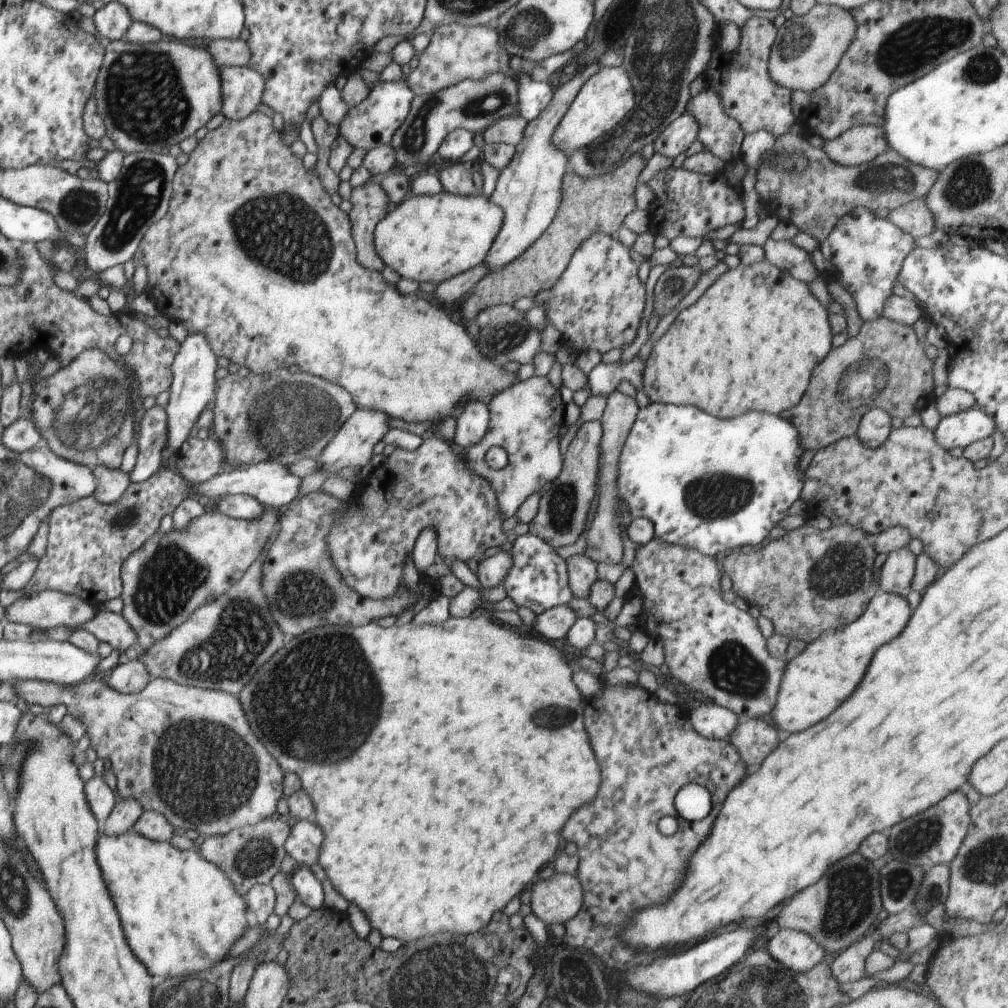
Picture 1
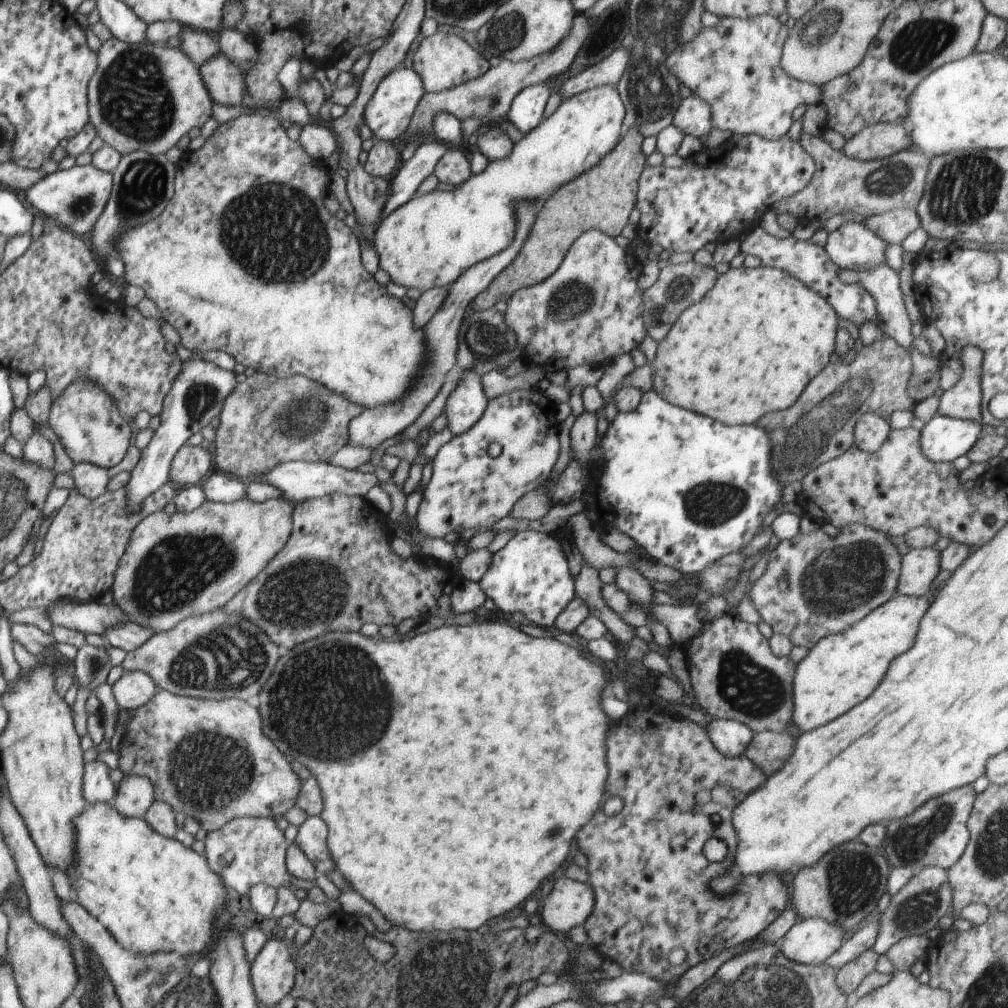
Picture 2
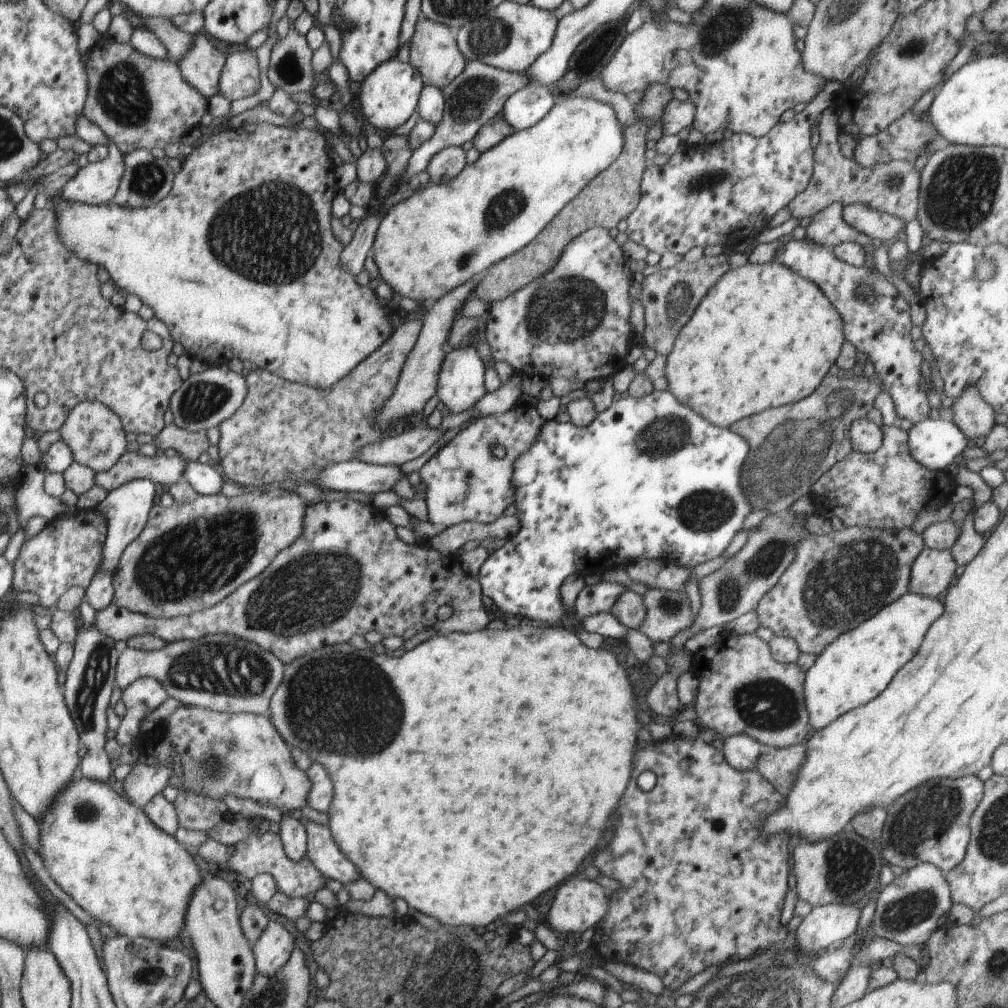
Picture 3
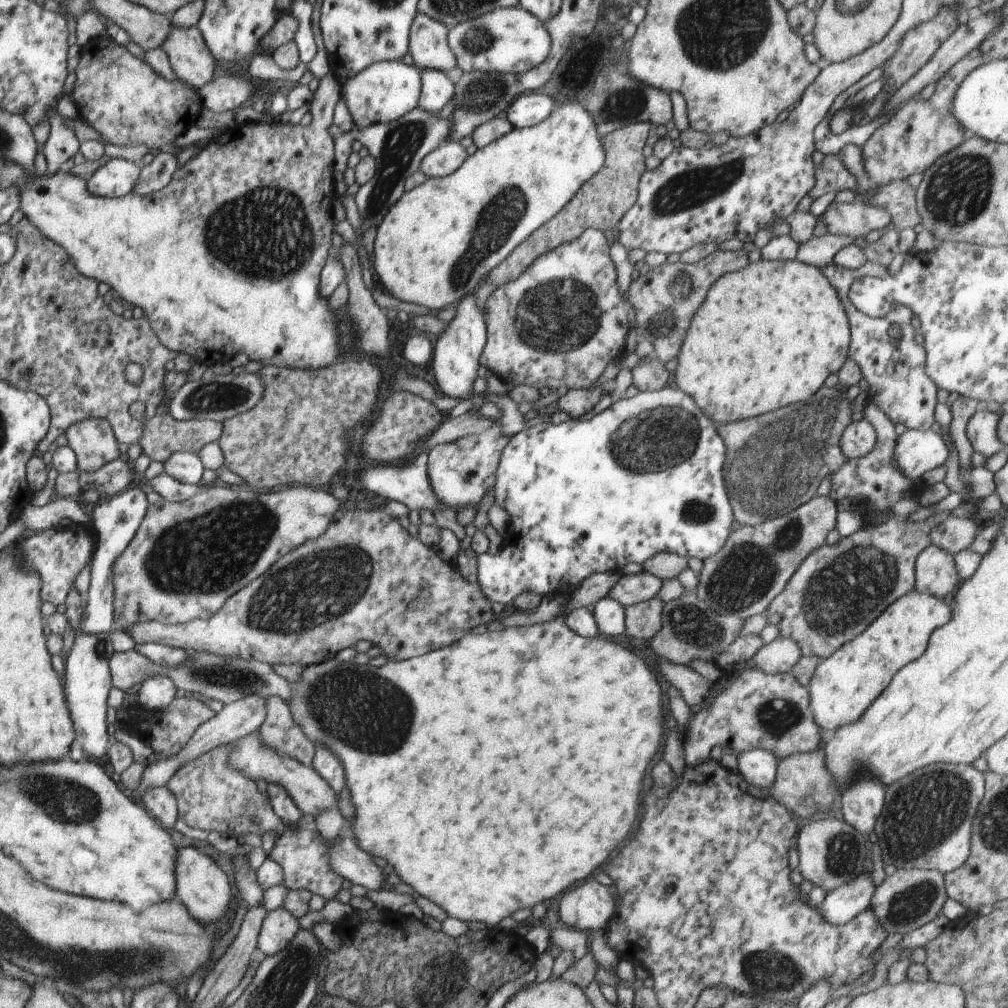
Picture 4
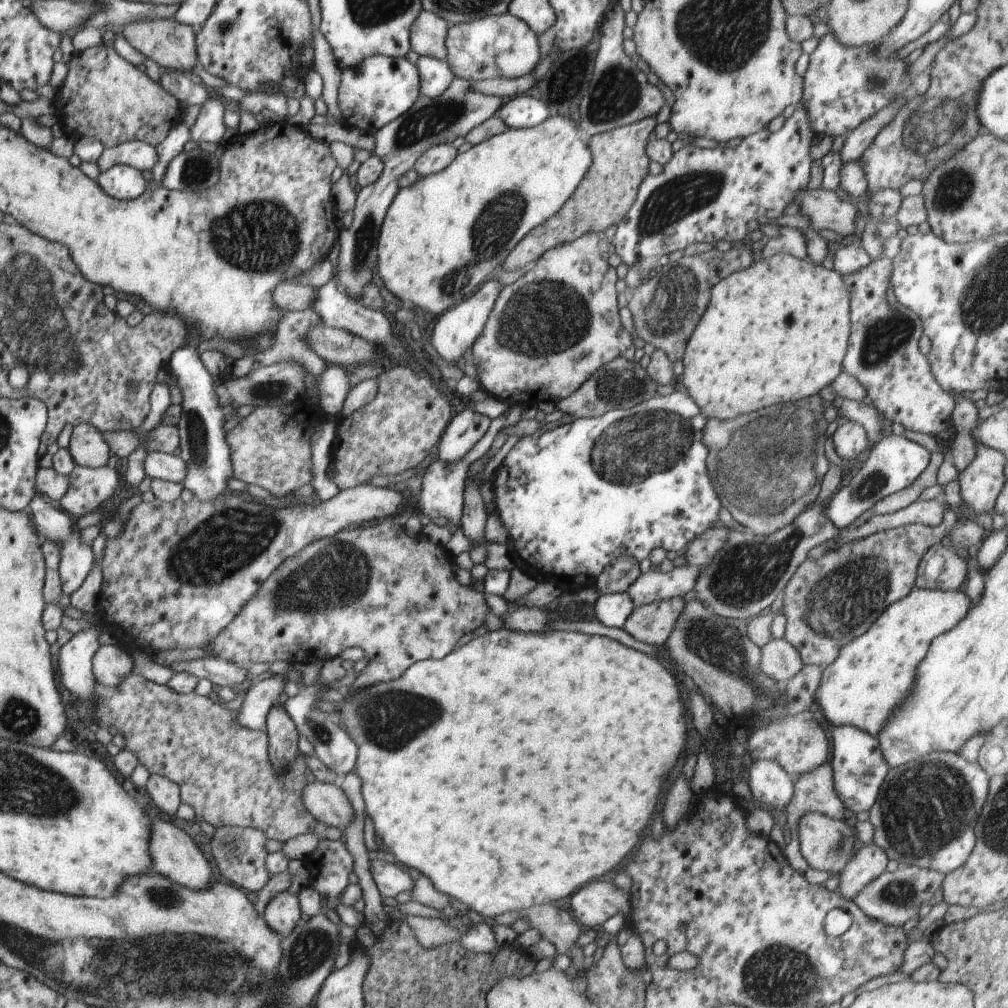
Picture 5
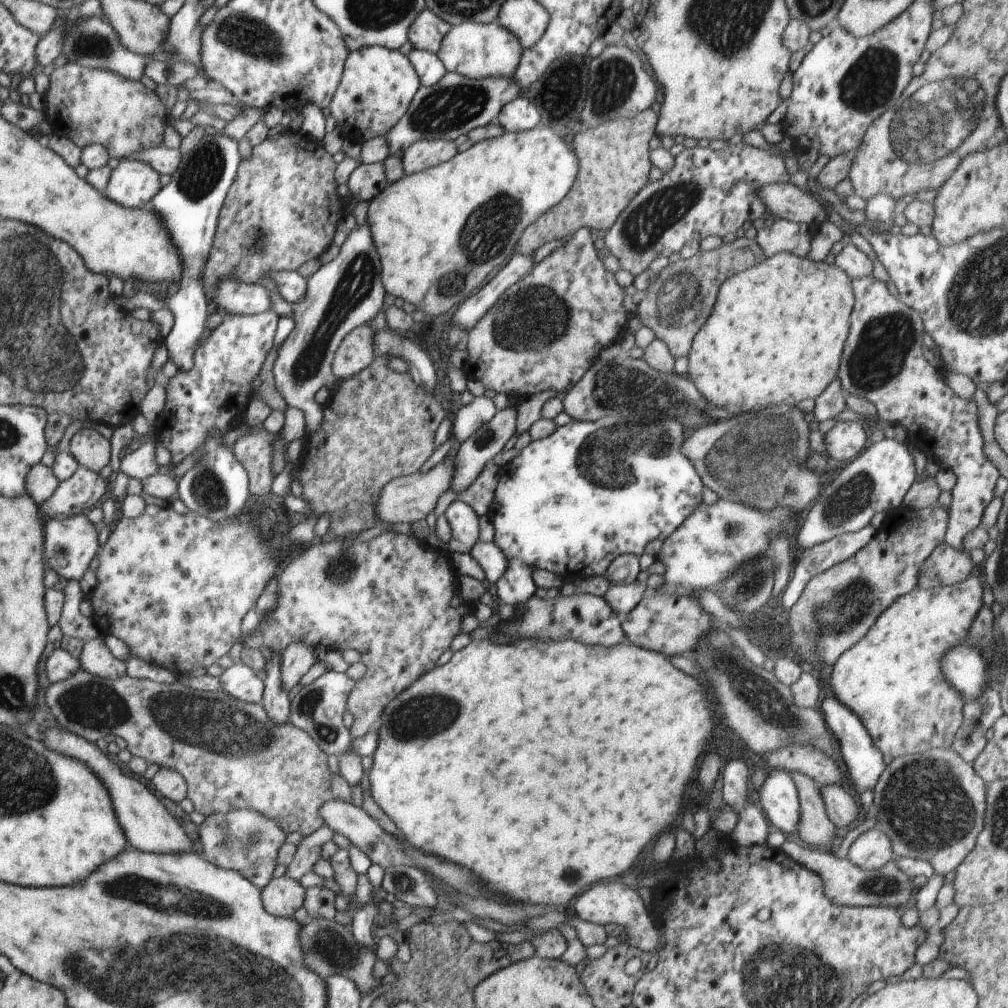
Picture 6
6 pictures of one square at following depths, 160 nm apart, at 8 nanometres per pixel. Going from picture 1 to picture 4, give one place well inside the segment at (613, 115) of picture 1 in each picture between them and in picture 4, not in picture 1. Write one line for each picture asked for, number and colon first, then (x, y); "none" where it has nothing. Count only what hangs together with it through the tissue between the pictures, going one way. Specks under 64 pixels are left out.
2: (431, 240)
3: (432, 242)
4: (439, 241)

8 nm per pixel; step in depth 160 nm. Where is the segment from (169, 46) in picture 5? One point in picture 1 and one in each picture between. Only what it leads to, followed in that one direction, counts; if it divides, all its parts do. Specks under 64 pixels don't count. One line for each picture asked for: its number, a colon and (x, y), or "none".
1: (242, 88)
2: (226, 83)
3: (201, 66)
4: (192, 62)

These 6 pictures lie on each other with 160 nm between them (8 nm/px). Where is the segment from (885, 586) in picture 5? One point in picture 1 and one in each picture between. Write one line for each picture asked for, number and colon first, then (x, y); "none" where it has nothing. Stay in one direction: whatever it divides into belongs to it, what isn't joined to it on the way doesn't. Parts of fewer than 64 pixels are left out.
1: (810, 580)
2: (813, 586)
3: (826, 592)
4: (837, 591)

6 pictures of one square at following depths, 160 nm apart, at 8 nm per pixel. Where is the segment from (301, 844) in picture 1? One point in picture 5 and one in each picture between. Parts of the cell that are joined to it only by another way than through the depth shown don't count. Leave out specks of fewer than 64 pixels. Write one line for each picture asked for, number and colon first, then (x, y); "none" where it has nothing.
2: (311, 838)
3: (325, 854)
4: (347, 859)
5: (390, 879)

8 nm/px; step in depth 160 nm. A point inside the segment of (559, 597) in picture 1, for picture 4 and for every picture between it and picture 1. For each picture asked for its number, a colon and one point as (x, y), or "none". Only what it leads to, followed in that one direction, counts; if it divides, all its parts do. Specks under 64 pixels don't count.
2: (531, 575)
3: (649, 478)
4: (673, 497)

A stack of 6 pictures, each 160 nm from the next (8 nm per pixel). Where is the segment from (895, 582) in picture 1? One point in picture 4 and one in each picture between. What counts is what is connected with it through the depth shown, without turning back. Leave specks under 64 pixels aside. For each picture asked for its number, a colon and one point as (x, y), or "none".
2: (919, 568)
3: (932, 572)
4: (935, 571)

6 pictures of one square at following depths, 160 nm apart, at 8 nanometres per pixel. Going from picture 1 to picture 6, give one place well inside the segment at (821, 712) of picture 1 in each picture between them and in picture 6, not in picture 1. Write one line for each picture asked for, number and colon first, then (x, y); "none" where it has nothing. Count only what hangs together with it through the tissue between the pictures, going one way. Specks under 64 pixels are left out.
2: (841, 670)
3: (853, 669)
4: (845, 684)
5: (872, 674)
6: (891, 678)

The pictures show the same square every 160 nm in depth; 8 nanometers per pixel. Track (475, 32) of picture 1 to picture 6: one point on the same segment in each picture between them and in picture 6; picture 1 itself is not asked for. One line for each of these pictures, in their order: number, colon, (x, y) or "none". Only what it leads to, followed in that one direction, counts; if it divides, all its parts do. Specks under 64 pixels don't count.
2: (443, 61)
3: (434, 52)
4: (428, 46)
5: (428, 32)
6: (427, 31)

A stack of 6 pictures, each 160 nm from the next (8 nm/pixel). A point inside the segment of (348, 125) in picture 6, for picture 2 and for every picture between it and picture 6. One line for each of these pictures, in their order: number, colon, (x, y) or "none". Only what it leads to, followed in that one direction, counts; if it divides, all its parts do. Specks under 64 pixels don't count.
2: (387, 115)
3: (388, 96)
4: (386, 90)
5: (390, 85)

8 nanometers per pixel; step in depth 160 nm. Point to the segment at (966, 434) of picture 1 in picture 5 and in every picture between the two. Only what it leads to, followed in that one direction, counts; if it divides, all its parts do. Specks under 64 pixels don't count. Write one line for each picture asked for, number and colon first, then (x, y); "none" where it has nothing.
2: (943, 439)
3: (934, 444)
4: (916, 452)
5: (894, 462)

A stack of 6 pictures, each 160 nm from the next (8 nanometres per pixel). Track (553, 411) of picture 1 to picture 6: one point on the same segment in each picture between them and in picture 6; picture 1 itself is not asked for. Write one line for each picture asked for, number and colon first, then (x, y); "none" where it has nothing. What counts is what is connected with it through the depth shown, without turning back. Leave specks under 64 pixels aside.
2: (469, 489)
3: (464, 481)
4: (460, 472)
5: (466, 428)
6: (469, 418)

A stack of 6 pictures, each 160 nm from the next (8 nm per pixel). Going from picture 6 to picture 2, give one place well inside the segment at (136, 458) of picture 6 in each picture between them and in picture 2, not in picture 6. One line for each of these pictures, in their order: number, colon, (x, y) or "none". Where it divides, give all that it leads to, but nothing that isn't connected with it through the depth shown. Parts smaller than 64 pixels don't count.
2: (217, 487)
3: (205, 480)
4: (186, 467)
5: (157, 465)

